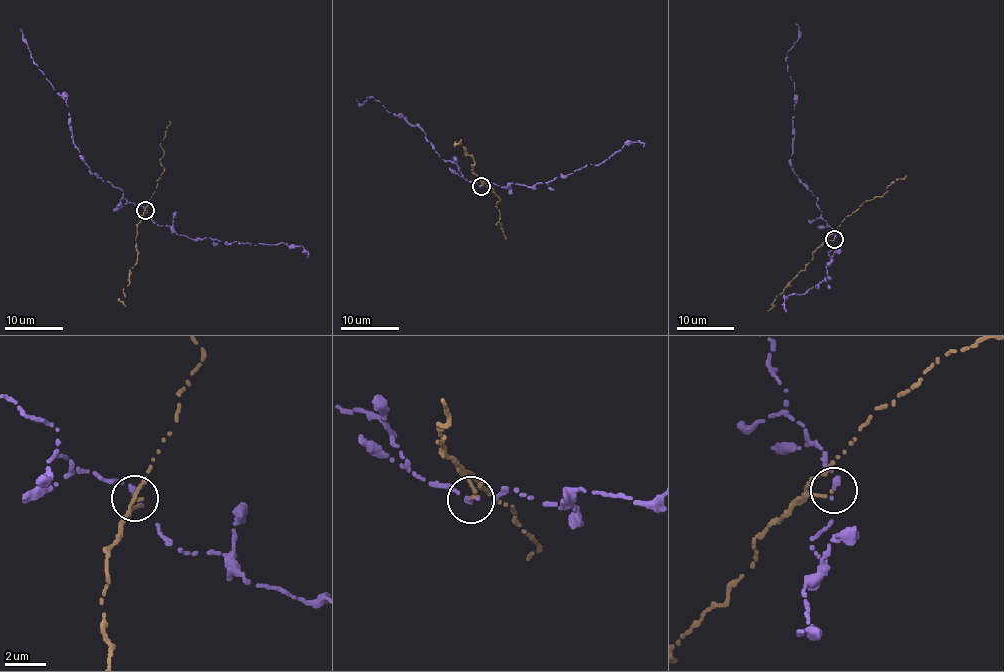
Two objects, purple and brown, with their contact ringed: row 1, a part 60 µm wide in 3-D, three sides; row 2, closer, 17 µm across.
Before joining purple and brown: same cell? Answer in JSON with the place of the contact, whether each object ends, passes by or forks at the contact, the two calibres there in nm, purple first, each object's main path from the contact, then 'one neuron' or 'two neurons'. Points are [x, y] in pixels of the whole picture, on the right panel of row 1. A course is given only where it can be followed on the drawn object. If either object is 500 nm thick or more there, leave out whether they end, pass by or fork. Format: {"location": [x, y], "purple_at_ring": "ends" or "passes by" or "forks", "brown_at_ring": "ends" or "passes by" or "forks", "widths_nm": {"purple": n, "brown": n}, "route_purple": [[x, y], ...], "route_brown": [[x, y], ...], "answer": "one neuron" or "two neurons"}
{"location": [834, 239], "purple_at_ring": "ends", "brown_at_ring": "ends", "widths_nm": {"purple": 260, "brown": 170}, "route_purple": [[835, 239], [822, 217], [818, 199], [790, 166], [795, 84], [788, 71], [786, 54], [798, 39], [796, 24]], "route_brown": [[833, 239], [829, 240], [828, 236], [865, 201], [882, 196], [889, 186], [906, 176]], "answer": "two neurons"}

